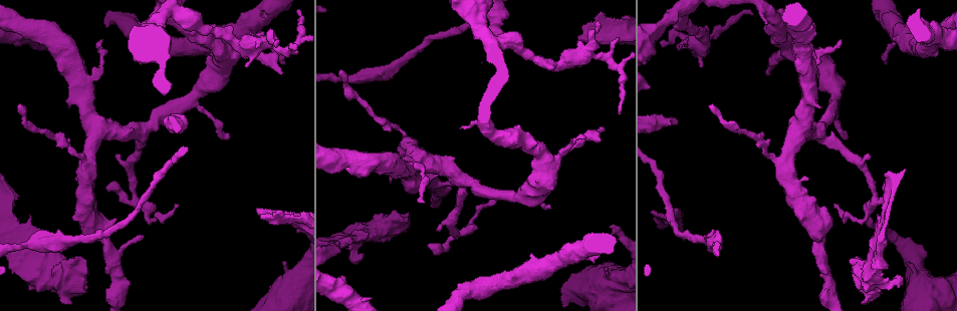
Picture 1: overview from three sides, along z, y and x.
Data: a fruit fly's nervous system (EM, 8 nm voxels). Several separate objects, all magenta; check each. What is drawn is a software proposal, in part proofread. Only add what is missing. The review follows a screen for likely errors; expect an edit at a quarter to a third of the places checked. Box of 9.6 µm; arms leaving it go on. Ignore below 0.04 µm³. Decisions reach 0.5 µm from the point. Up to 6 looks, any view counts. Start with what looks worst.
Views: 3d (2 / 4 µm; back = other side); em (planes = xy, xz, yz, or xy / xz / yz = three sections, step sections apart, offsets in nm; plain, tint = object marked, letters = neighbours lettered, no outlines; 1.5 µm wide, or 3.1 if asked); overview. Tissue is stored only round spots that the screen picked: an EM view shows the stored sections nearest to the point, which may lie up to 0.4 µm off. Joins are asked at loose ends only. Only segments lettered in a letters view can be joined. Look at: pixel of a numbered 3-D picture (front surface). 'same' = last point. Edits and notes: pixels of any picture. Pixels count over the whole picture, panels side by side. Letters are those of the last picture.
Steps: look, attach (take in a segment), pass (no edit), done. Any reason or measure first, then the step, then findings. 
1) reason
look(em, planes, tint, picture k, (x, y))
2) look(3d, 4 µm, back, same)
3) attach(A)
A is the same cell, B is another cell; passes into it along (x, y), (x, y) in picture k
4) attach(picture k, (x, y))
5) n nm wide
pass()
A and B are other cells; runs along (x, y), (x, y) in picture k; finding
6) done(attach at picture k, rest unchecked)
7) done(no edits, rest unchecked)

branch stops here
look(em, planes, letters, picture 1, (594, 18))

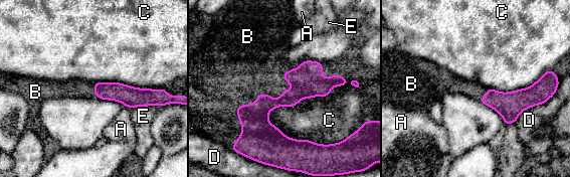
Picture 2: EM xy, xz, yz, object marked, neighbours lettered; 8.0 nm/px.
C touches over 700 nm
attach(B)
B is the same cell, A, C, D and E are other cells; passes into it along (254, 118), (262, 95), (251, 65) in picture 2; it goes on there

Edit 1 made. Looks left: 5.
see it whole again
look(overview)

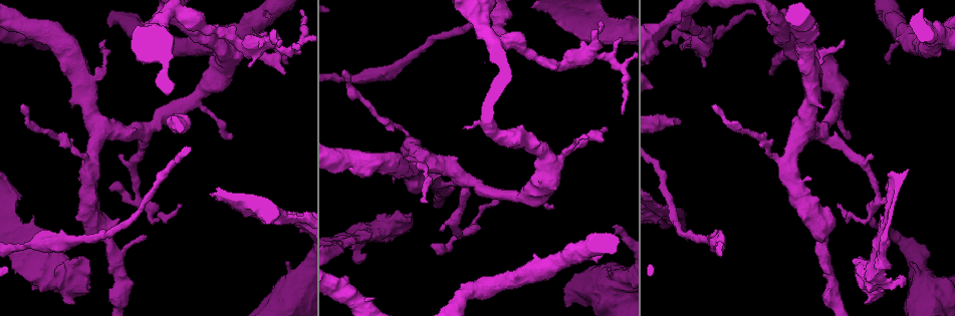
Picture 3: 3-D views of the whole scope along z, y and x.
stops while still wide
look(em, planes, letters, picture 3, (87, 293))

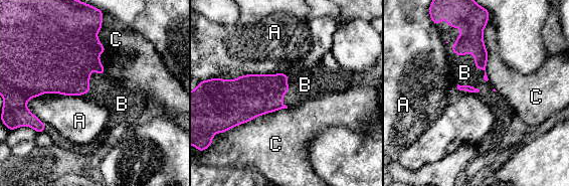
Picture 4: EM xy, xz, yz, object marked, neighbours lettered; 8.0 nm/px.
attach(B)
B is the same cell, A and C are other cells; passes into it along (470, 39), (460, 55), (464, 72) in picture 4; the neuron continues

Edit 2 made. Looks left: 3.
see it whole again
look(overview)

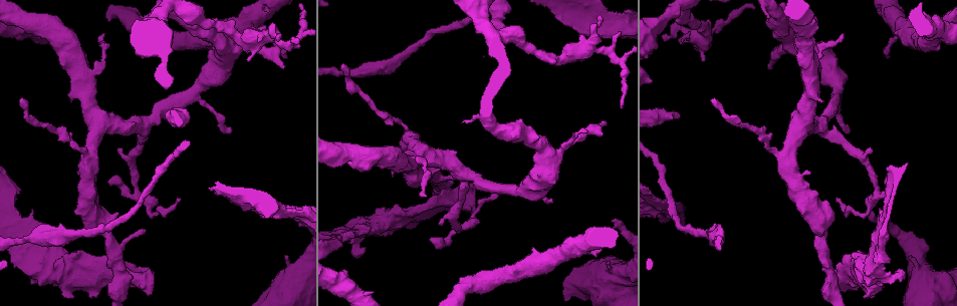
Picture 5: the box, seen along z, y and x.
thin end
look(em, planes, letters, picture 5, (146, 230))

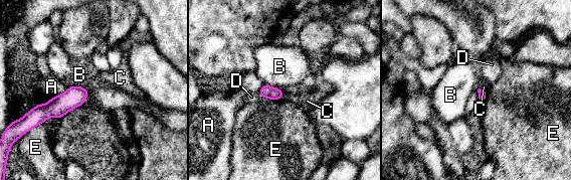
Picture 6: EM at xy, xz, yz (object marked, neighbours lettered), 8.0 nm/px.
pass()
A, B, C, D and E are other cells; runs along (84, 92), (57, 107), (35, 112) in picture 6; none of them fits

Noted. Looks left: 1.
done(attach at picture 2, attach at picture 4, rest unchecked)

